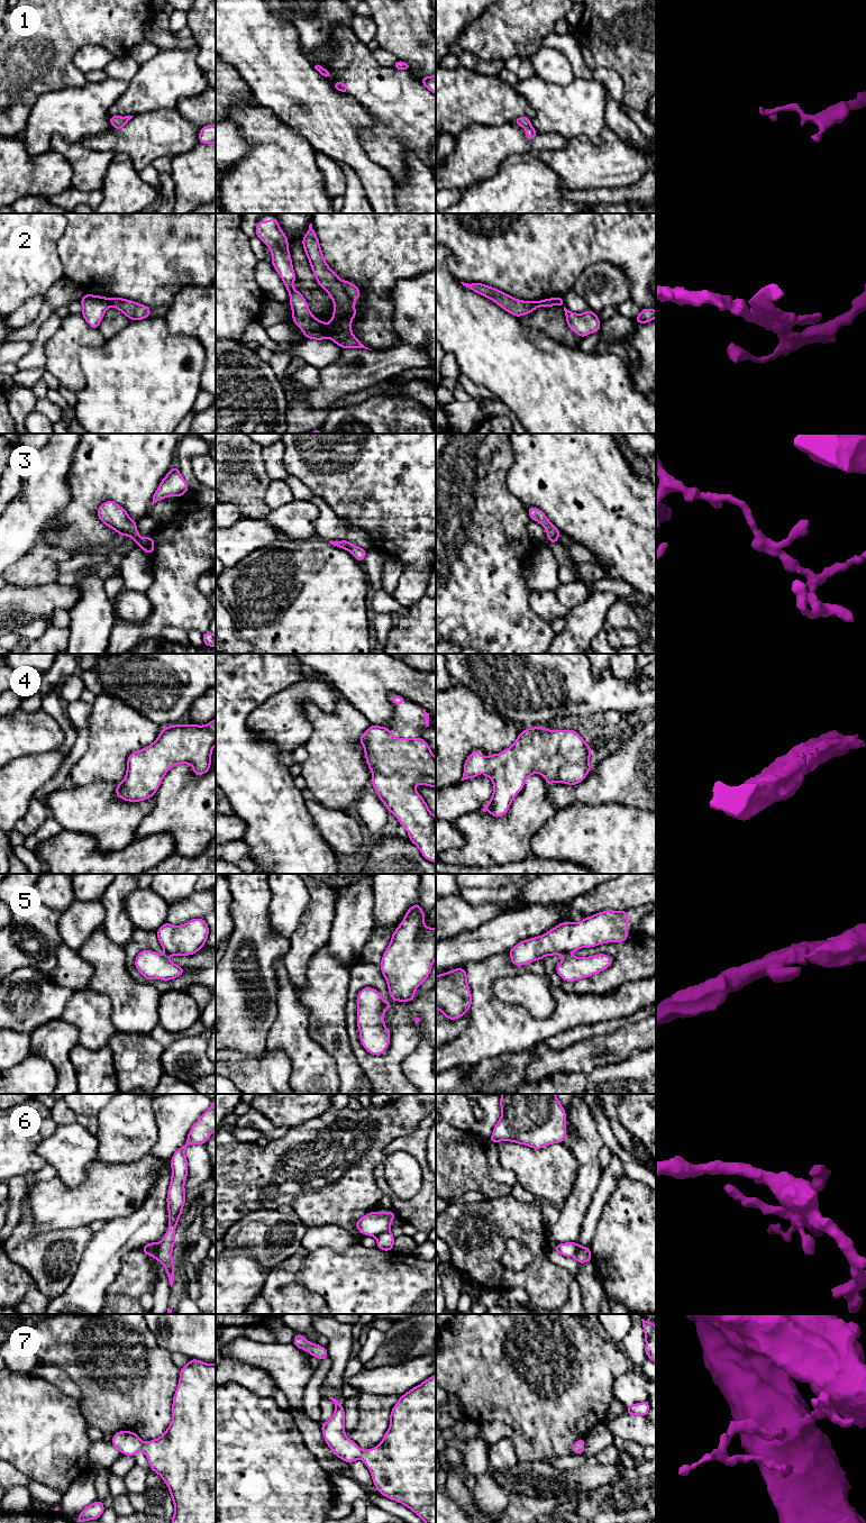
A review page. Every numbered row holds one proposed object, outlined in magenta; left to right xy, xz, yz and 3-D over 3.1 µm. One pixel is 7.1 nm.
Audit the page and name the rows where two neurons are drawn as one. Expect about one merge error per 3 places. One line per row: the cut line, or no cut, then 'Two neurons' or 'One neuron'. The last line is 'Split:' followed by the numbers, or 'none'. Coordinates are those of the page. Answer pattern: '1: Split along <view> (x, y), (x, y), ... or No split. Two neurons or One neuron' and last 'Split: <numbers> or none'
1: Split along yz (529, 124), (523, 127). Two neurons
2: Split along xz (328, 324), (329, 337). Two neurons
3: No split. One neuron
4: No split. One neuron
5: No split. One neuron
6: Split along xy (158, 1243), (158, 1250), (154, 1257). Two neurons
7: No split. One neuron
Split: 1, 2, 6

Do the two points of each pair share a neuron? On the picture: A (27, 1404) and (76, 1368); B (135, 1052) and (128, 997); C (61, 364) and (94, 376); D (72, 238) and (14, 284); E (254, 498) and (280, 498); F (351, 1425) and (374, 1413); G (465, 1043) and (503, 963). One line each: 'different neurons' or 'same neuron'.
A: different neurons
B: different neurons
C: different neurons
D: different neurons
E: different neurons
F: different neurons
G: same neuron

